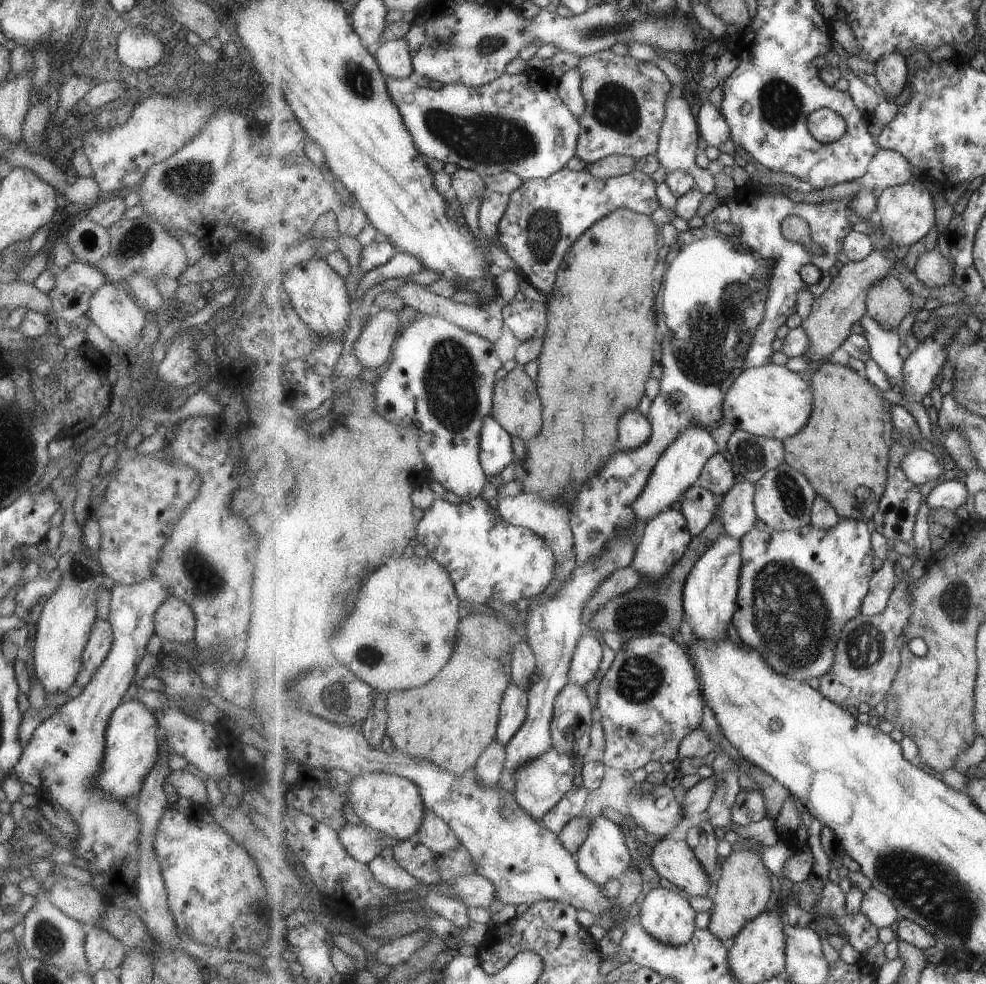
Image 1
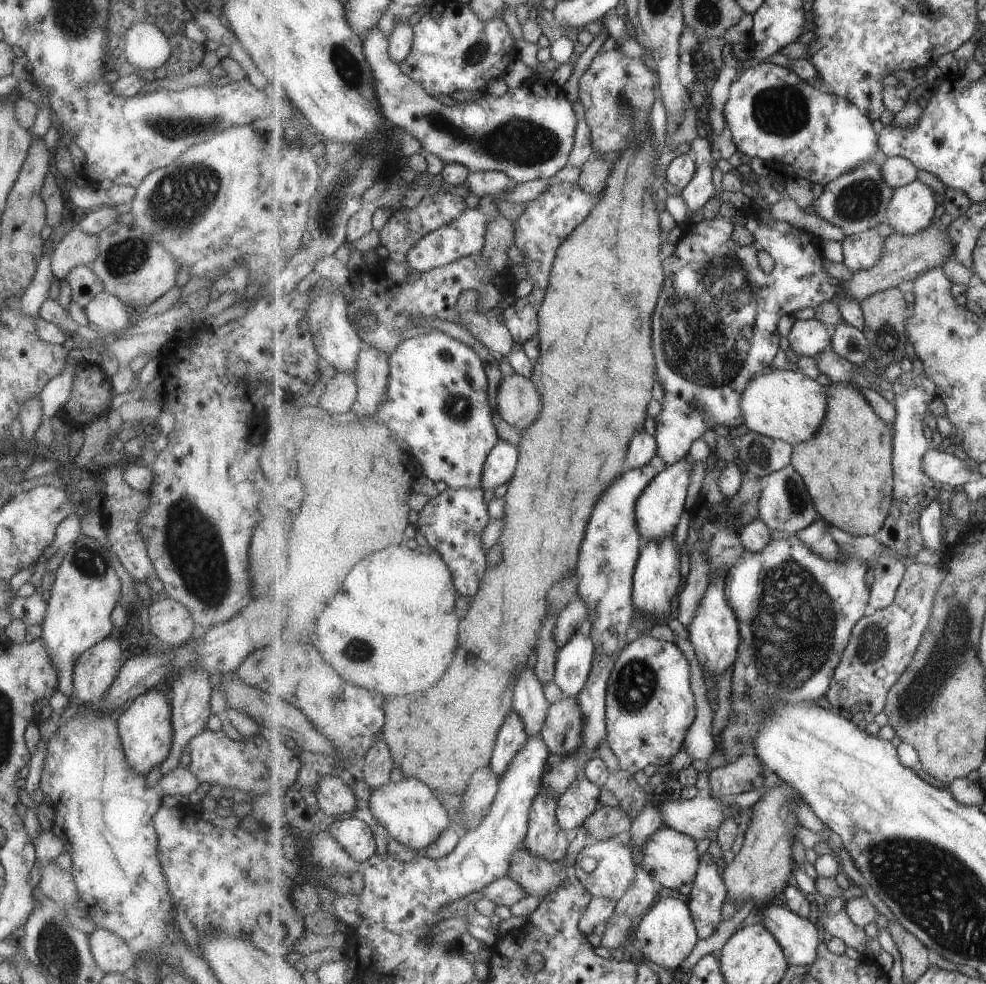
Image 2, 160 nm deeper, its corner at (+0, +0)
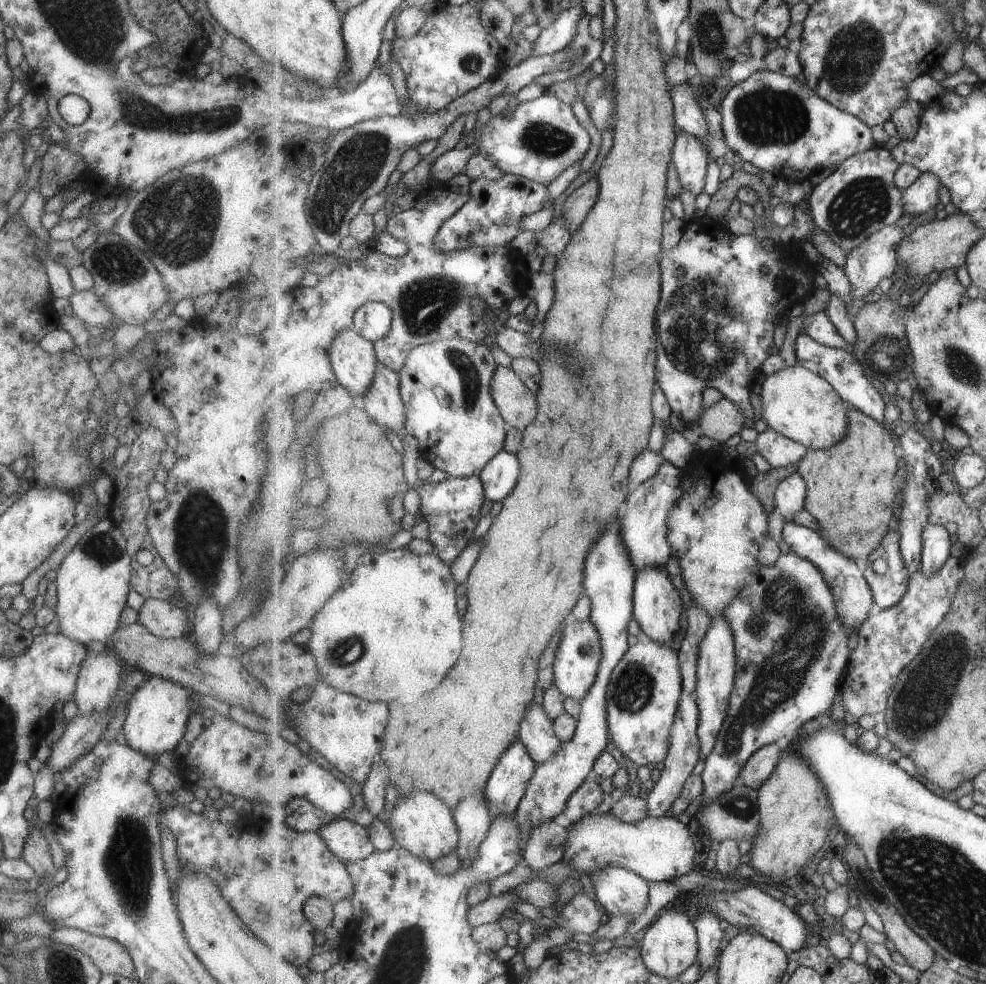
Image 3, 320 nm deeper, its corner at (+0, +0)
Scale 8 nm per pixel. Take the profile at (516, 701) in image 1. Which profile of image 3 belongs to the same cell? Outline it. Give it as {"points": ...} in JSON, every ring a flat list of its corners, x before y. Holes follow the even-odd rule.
{"points":[[521,740,505,751,484,789,492,822,500,815,515,814,538,765]]}

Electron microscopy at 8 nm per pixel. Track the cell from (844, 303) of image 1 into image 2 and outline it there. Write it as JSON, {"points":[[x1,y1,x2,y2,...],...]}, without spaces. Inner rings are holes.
{"points":[[938,223,931,224,927,228,912,235,901,234,894,231,886,238,884,251,878,263,870,269,853,272,853,278,847,282,843,282,844,286,839,288,839,291,842,292,842,295,851,295,855,297,859,302,864,301,872,294,895,288,899,286,899,284,903,284,903,282,909,282,909,280,915,281,916,278,919,278,919,275,925,274,937,267,941,268,949,258,955,259,955,252,956,244,948,233,948,229,942,227]]}

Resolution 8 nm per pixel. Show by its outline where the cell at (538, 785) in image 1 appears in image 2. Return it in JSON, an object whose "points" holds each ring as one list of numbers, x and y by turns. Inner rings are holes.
{"points":[[540,792,530,808,530,829,524,844,531,854,553,862,564,858,569,843,558,821,557,799]]}

